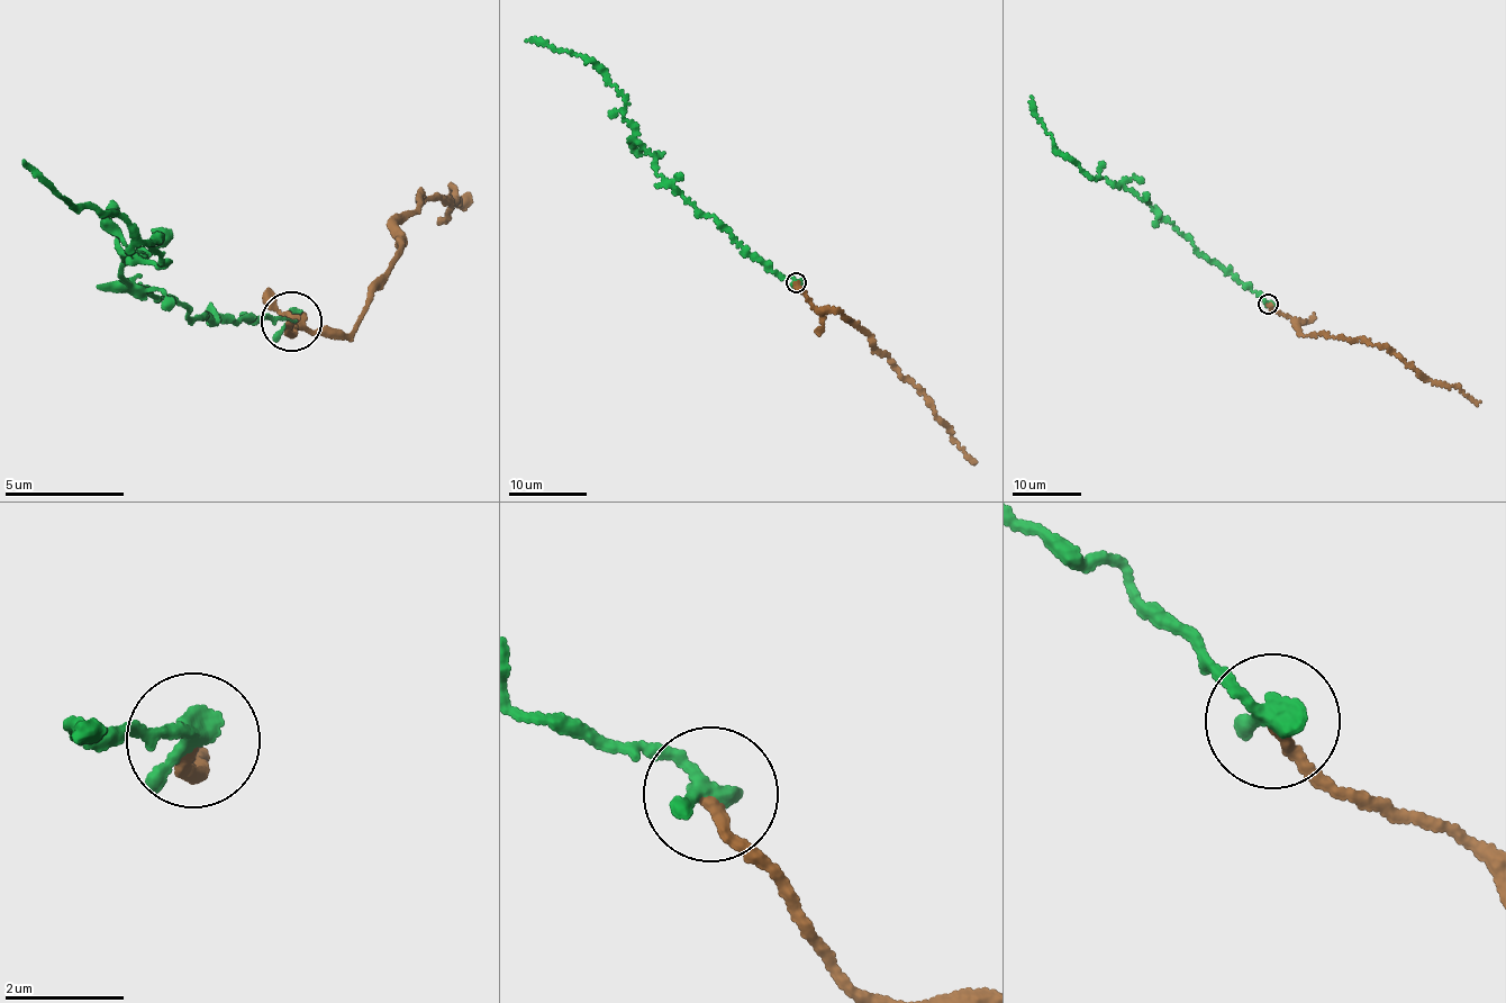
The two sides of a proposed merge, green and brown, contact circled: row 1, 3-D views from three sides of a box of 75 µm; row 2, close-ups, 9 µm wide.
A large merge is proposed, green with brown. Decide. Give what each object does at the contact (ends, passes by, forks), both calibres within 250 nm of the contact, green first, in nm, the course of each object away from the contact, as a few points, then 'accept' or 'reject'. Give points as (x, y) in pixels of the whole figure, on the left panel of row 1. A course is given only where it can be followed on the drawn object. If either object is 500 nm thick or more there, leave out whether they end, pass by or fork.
green ends there; brown ends there; 420 nm thick on the green side, 170 nm on the other; green runs (289, 322), (189, 315), (123, 277), (143, 254), (127, 254), (161, 267), (155, 245), (23, 161); brown runs (289, 322), (350, 335), (400, 249), (391, 224), (416, 195), (448, 202), (439, 218), (453, 189), (466, 191); accept

